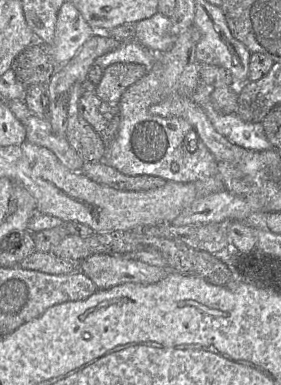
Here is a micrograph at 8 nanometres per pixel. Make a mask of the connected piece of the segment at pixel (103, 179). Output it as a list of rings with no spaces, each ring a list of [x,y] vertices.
[[[85,162],[81,173],[98,184],[120,191],[147,191],[162,187],[166,180],[149,175],[128,176],[101,162]]]

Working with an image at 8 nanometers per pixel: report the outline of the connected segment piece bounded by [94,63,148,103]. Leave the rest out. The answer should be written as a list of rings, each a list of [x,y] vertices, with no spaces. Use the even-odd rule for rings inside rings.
[[[115,63],[104,69],[94,95],[108,103],[118,103],[124,91],[147,72],[143,65]]]

